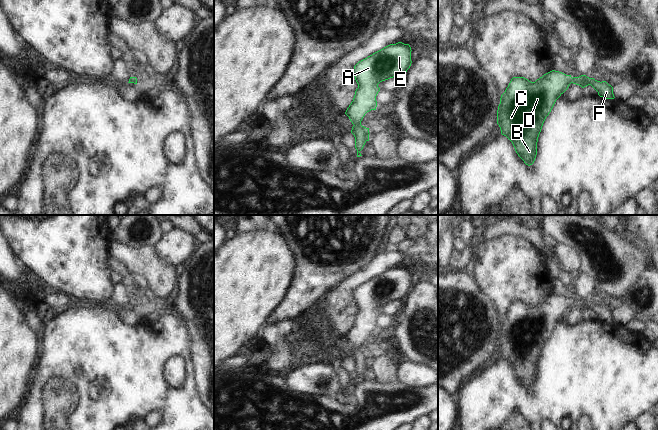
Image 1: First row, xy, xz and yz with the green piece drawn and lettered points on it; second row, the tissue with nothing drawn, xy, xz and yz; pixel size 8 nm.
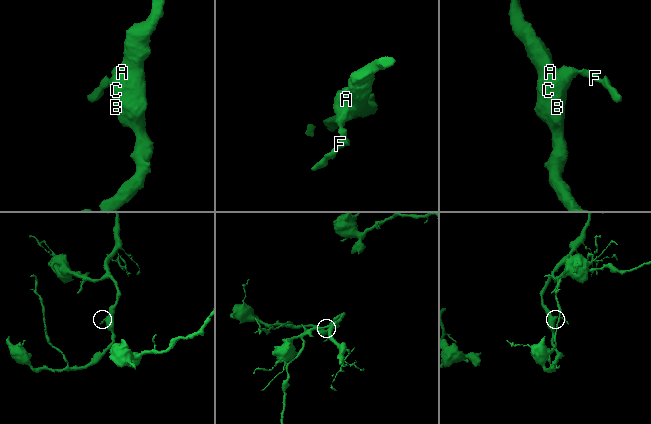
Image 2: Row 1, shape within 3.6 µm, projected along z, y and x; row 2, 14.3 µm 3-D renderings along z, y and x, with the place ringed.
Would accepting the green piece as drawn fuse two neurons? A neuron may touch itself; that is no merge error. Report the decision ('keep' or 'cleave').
keep

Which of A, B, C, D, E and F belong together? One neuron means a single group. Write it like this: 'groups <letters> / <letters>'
groups A B C D E F

